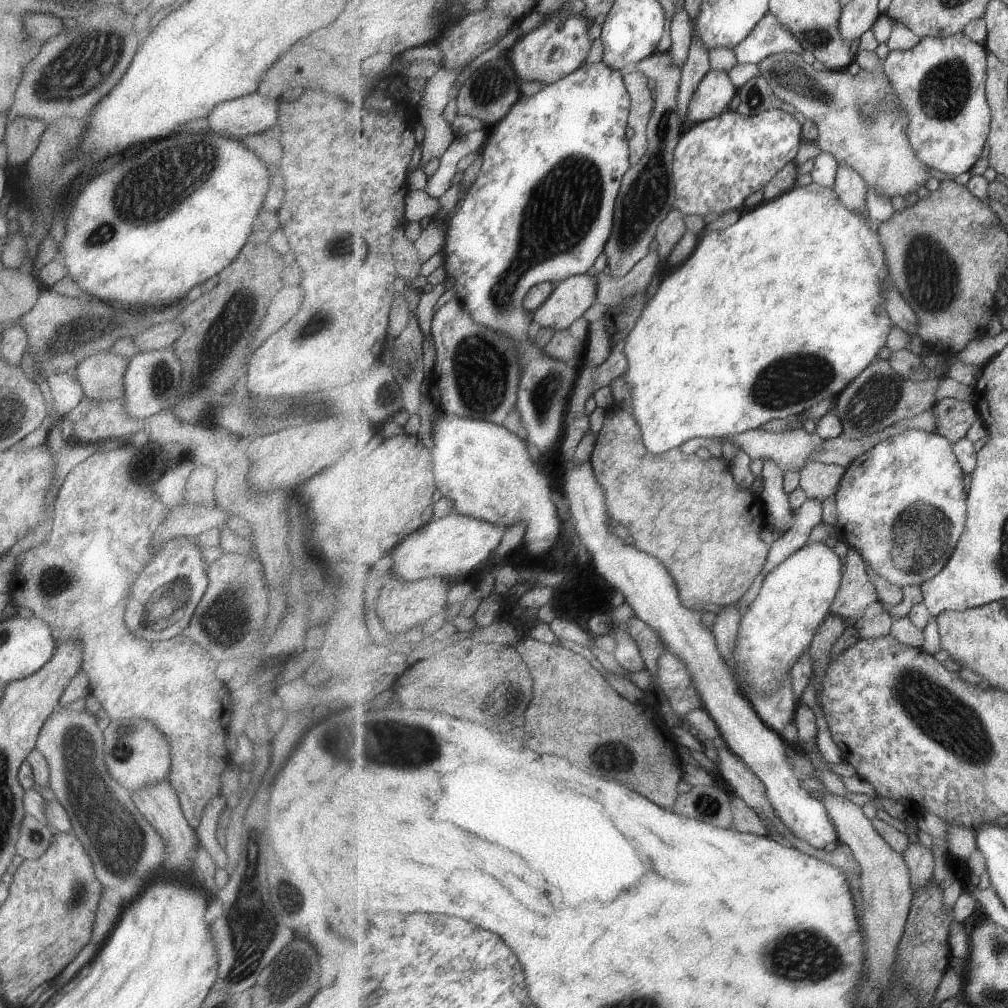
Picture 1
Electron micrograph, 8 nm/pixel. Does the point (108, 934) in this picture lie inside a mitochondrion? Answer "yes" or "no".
no

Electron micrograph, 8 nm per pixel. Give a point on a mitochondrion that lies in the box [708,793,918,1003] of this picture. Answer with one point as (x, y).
(805, 956)

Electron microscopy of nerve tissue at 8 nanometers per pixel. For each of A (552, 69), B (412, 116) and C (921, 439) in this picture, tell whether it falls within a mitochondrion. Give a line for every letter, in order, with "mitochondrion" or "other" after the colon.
A: other
B: other
C: other

